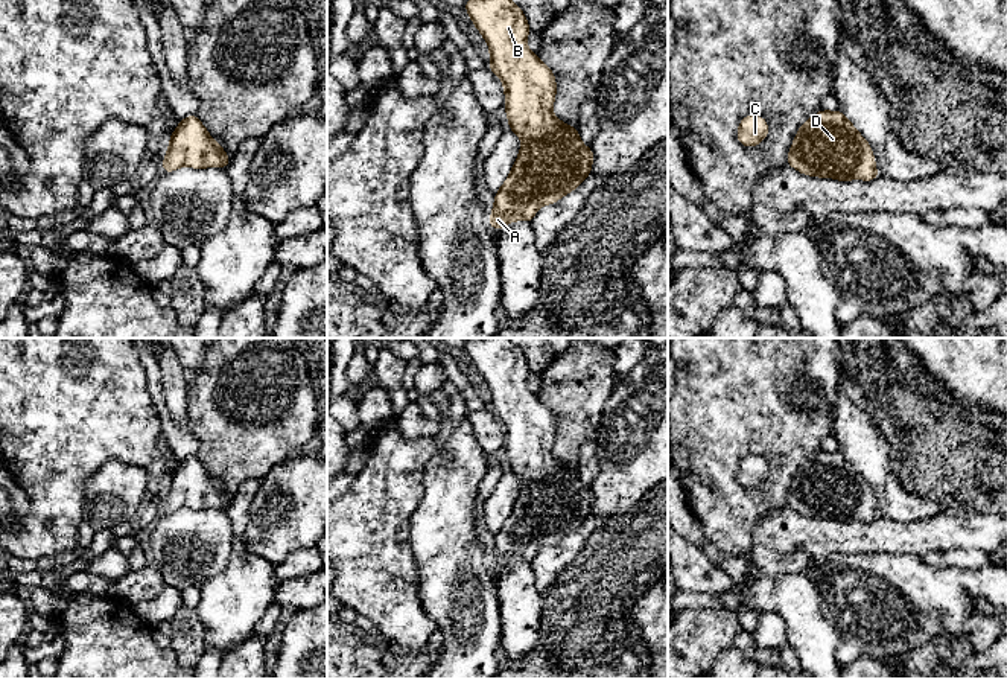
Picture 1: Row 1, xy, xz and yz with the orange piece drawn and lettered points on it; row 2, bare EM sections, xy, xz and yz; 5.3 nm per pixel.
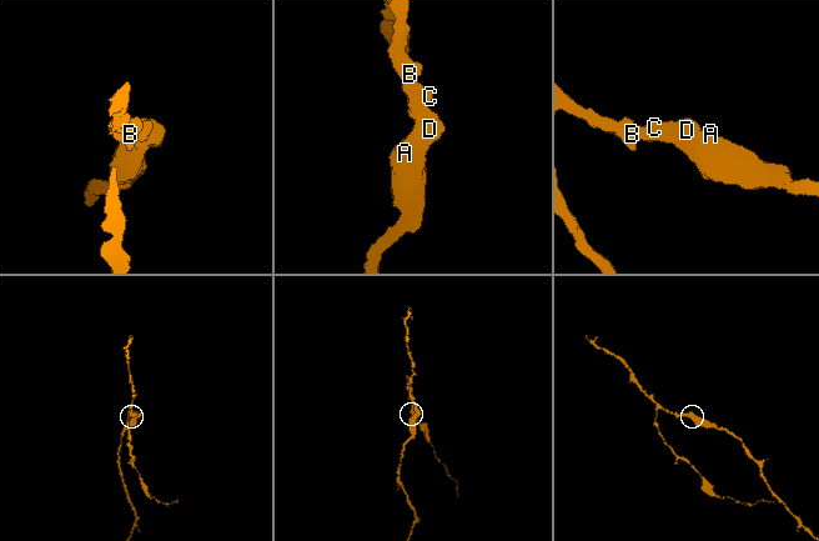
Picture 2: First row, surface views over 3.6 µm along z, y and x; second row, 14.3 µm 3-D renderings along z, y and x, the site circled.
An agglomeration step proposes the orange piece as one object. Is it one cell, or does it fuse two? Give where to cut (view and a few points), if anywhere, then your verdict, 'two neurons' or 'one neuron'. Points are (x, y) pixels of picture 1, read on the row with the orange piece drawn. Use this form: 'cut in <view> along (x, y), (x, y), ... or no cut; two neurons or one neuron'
no cut; one neuron

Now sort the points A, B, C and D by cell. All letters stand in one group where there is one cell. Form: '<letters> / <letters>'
A B C D

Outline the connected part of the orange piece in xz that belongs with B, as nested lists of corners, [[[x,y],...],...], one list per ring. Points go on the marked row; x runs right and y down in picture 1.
[[[467,0],[465,11],[490,47],[491,72],[504,82],[510,131],[522,139],[519,157],[496,192],[493,215],[488,216],[496,231],[511,221],[532,222],[542,206],[554,204],[577,189],[590,175],[593,151],[583,145],[577,128],[554,116],[555,76],[526,46],[531,29],[523,11],[511,0]]]

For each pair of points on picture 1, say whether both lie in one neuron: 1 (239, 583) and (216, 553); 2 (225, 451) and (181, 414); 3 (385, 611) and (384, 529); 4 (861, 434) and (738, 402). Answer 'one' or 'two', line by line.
1: two
2: two
3: one
4: two

